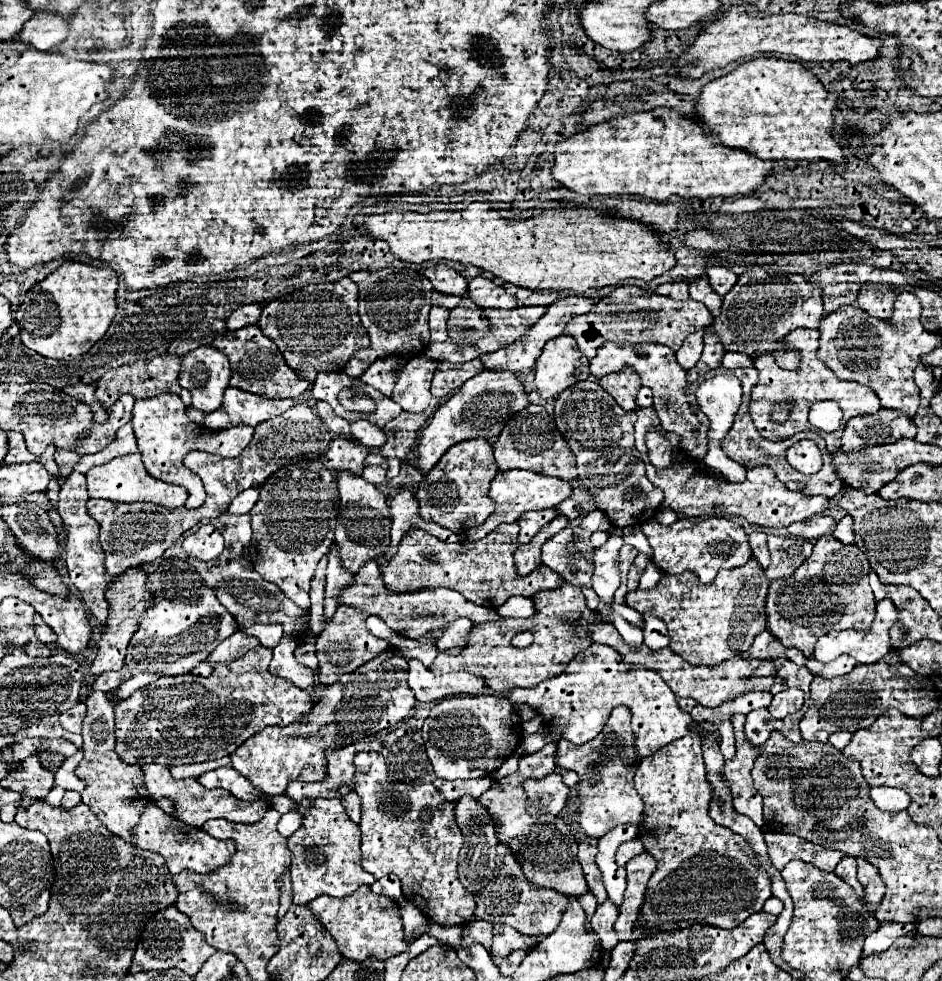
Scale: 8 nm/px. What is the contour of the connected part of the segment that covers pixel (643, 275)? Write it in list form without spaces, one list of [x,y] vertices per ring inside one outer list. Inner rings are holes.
[[[470,203],[468,209],[472,211],[390,211],[384,215],[366,215],[364,231],[370,239],[386,241],[396,259],[408,263],[448,259],[462,265],[476,265],[502,281],[530,291],[552,289],[584,295],[588,289],[618,285],[630,277],[652,281],[676,265],[676,257],[662,249],[662,241],[648,225],[624,221],[604,211],[584,207],[544,209],[536,217],[510,221],[484,209],[482,203]]]

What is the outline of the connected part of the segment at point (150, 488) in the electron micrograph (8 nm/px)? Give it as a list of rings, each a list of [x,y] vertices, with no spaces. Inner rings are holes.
[[[138,453],[132,455],[122,455],[112,459],[110,463],[92,467],[86,473],[86,481],[88,481],[88,493],[90,497],[98,497],[98,499],[110,499],[110,501],[118,501],[118,503],[134,503],[134,501],[152,501],[164,507],[182,507],[186,503],[186,489],[178,487],[178,485],[168,485],[164,481],[158,481],[154,477],[150,477],[142,465],[142,459]]]

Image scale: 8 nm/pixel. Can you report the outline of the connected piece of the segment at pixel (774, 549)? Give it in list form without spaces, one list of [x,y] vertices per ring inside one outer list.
[[[770,535],[768,537],[768,547],[772,555],[772,563],[766,569],[766,579],[784,579],[796,571],[810,555],[812,555],[812,543],[806,539],[796,539],[796,537],[780,537],[780,535]]]

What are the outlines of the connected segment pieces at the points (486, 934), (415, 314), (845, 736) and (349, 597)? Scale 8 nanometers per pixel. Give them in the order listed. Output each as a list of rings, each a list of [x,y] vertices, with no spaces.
[[[476,921],[474,925],[470,925],[468,929],[462,929],[464,933],[464,941],[476,941],[482,943],[486,949],[490,949],[490,941],[492,941],[492,925],[486,921]]]
[[[380,269],[380,271],[356,271],[348,275],[360,289],[358,305],[360,305],[360,319],[370,335],[370,349],[364,349],[362,353],[356,353],[344,373],[350,377],[362,375],[376,359],[386,355],[398,355],[400,353],[422,353],[428,343],[428,311],[432,307],[430,295],[432,295],[432,283],[418,271],[408,269]]]
[[[836,731],[836,733],[832,733],[832,737],[828,739],[828,743],[834,745],[836,749],[844,749],[850,743],[850,739],[852,739],[850,731]]]
[[[376,561],[364,563],[360,571],[352,577],[352,583],[348,587],[342,587],[340,597],[336,597],[340,605],[348,605],[360,611],[366,611],[370,615],[382,617],[392,631],[404,637],[420,637],[428,631],[432,631],[436,637],[440,637],[444,623],[456,619],[456,617],[468,617],[472,623],[484,623],[492,619],[500,619],[500,615],[494,609],[474,605],[466,601],[458,591],[452,589],[442,589],[442,587],[426,587],[420,591],[410,591],[410,593],[392,593],[388,587],[382,583],[382,573],[376,565]]]

